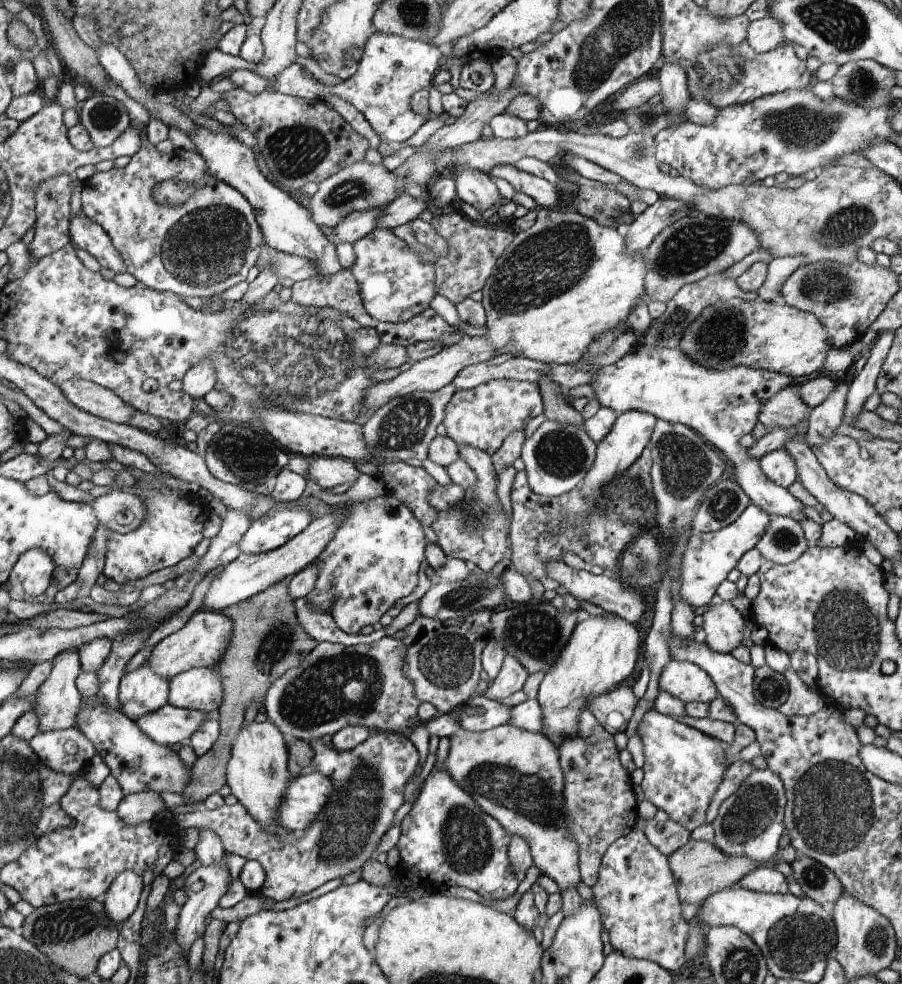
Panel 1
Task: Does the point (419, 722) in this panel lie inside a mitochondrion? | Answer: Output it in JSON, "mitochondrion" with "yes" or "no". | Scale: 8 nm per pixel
{"mitochondrion":"no"}

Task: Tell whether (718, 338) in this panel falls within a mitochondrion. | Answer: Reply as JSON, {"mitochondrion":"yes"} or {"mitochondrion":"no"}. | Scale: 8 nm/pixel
{"mitochondrion":"yes"}

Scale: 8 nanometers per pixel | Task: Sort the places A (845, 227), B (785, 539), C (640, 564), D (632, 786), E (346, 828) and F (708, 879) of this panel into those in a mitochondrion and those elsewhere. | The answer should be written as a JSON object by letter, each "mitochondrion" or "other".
{"A":"mitochondrion","B":"mitochondrion","C":"mitochondrion","D":"other","E":"mitochondrion","F":"other"}

